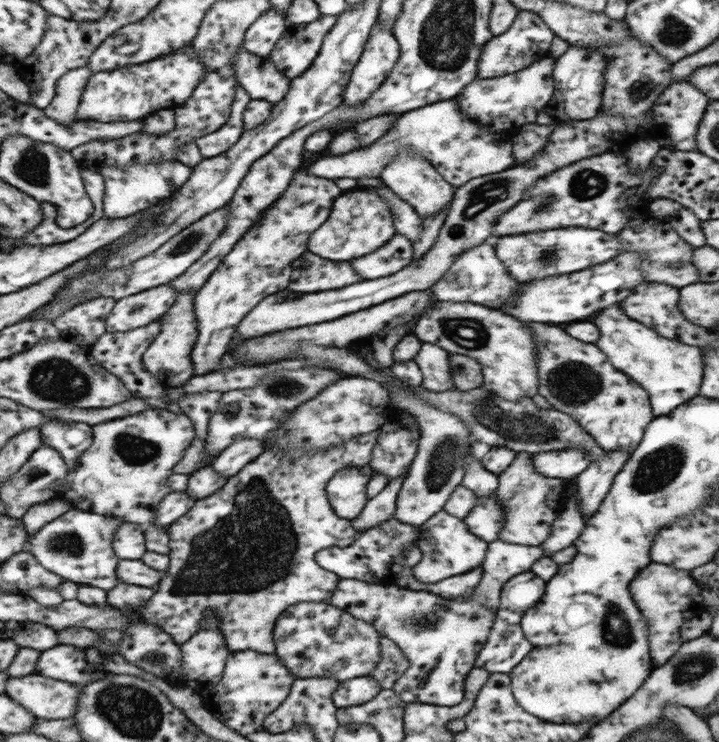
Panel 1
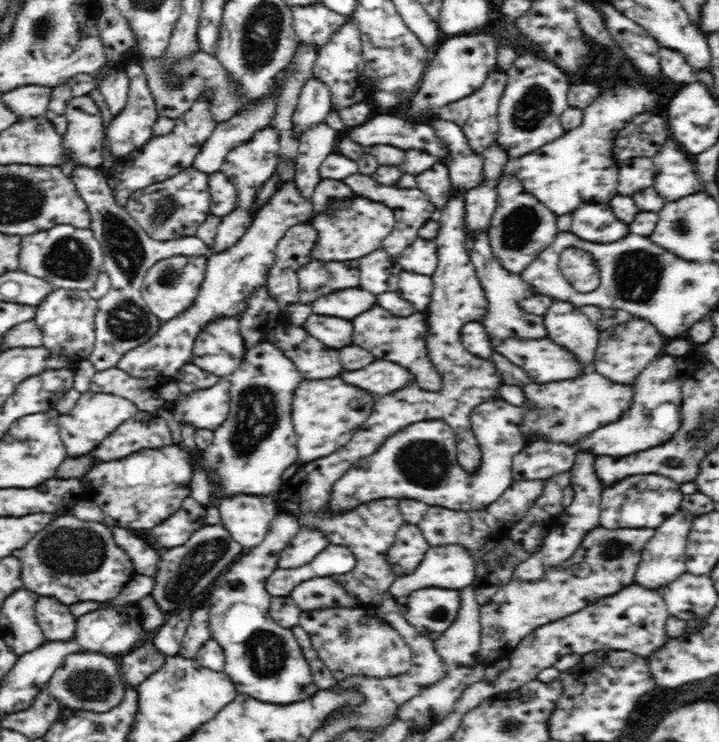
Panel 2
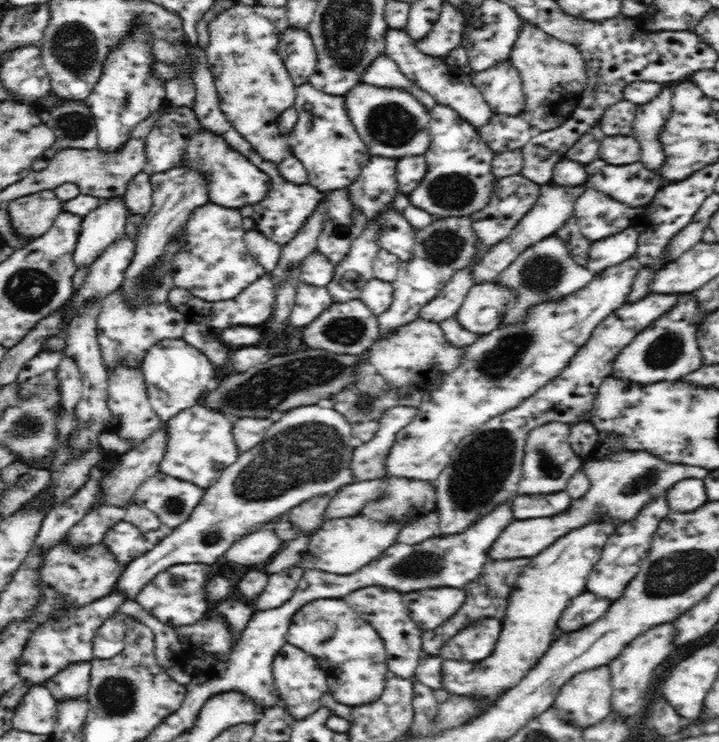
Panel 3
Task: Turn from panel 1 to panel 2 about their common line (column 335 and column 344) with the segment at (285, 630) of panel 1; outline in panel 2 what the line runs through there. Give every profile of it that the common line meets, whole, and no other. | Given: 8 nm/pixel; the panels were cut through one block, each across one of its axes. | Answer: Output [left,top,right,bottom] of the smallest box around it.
[299,607,411,680]

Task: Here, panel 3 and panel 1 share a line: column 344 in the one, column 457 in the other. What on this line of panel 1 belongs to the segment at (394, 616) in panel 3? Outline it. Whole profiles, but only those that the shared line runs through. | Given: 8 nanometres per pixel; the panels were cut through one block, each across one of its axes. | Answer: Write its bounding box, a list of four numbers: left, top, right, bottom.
[449,539,545,613]

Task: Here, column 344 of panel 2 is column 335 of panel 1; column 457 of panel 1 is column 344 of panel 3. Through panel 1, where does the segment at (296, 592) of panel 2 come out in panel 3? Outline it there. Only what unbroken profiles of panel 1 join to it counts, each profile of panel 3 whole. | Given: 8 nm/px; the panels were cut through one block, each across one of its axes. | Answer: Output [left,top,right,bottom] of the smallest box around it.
[286,598,394,704]

